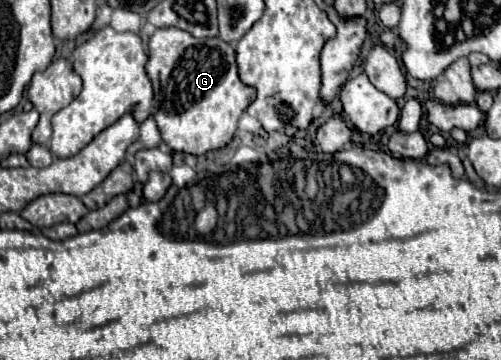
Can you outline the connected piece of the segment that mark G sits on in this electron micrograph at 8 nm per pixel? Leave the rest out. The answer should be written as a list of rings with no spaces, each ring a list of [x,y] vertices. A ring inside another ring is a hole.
[[[158,28],[150,36],[148,56],[150,60],[146,64],[146,72],[154,86],[154,120],[162,132],[166,146],[172,152],[186,152],[194,156],[224,148],[232,140],[242,112],[252,104],[256,96],[254,88],[244,86],[238,78],[234,48],[220,38],[194,38],[178,28]]]

